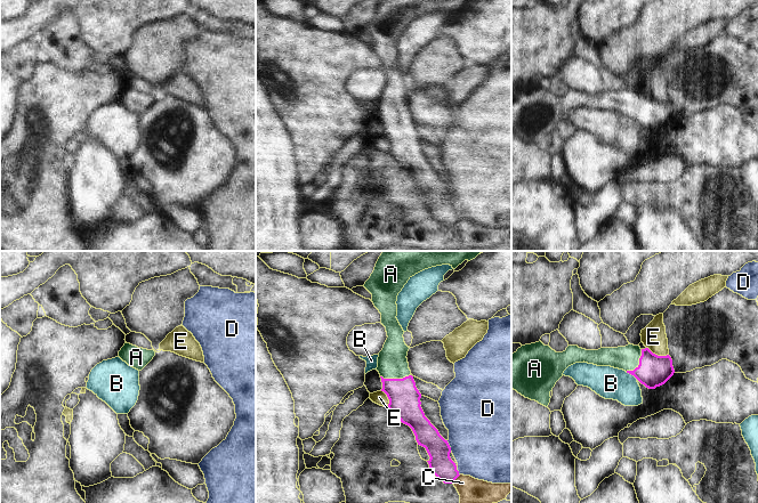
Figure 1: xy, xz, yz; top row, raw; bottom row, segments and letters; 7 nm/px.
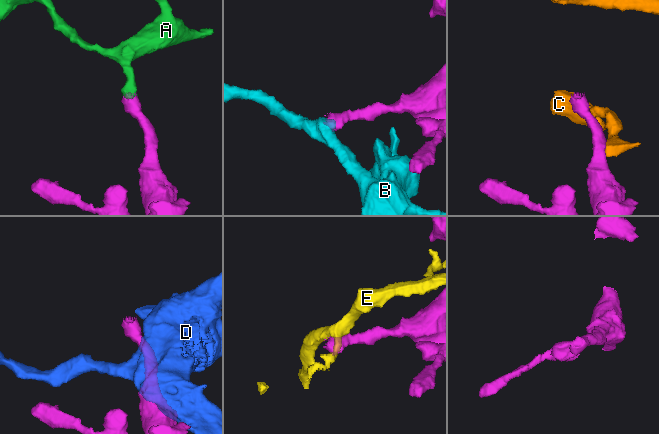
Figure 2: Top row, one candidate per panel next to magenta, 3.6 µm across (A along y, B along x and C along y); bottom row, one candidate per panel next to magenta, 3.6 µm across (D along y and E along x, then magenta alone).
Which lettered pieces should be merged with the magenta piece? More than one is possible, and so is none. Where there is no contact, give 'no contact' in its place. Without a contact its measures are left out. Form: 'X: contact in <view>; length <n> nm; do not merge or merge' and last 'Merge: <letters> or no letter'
A: contact in xz; length 220 nm; merge
B: contact in yz; length 100 nm; do not merge
C: contact in xz; length 90 nm; do not merge
D: contact in xz; length 90 nm; do not merge
E: contact in yz; length 170 nm; do not merge
Merge: A

